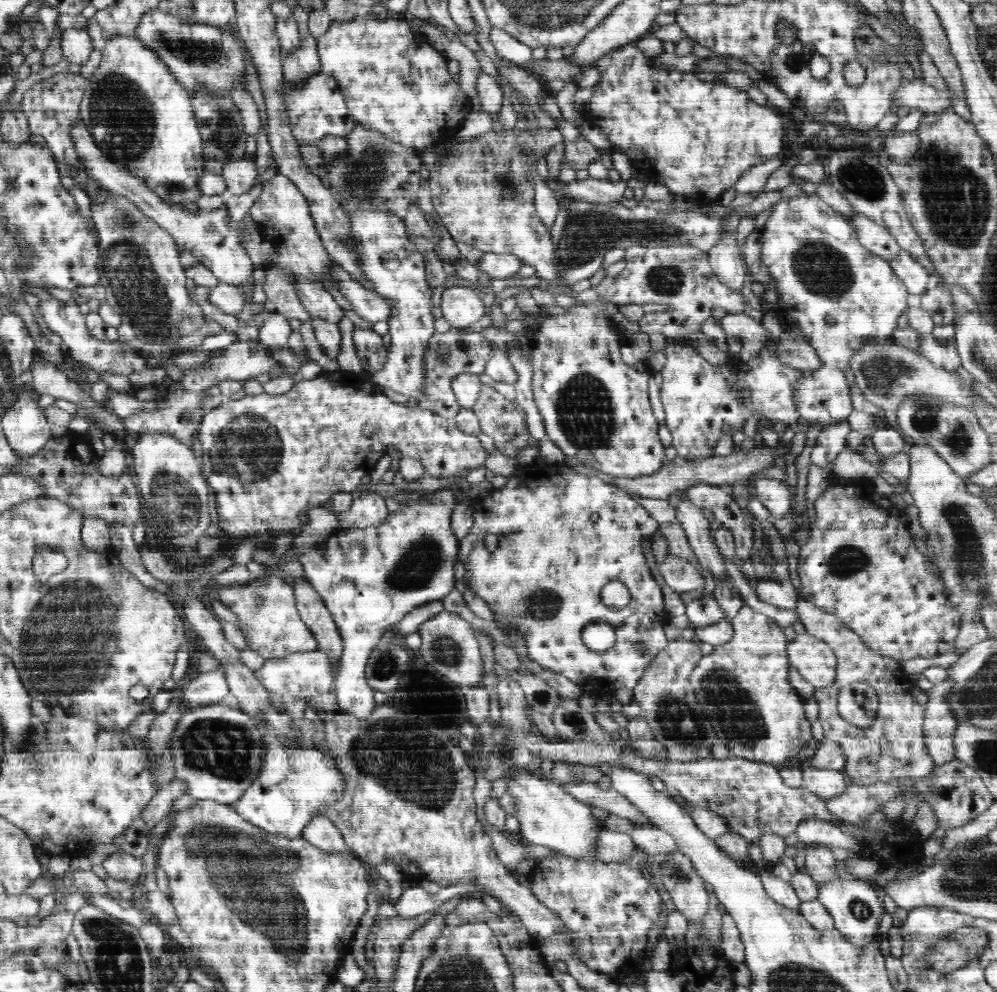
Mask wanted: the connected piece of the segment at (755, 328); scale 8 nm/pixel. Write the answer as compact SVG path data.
M728 313L720 318L720 327L728 336L741 338L741 352L745 361L752 360L759 354L766 343L767 332L760 321L744 314Z

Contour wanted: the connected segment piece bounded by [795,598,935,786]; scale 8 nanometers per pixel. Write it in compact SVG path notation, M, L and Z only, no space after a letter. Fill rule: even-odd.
M798 598L797 618L808 634L828 643L837 658L836 678L833 684L815 690L813 696L820 709L819 720L824 729L824 739L840 745L845 765L842 771L856 786L870 786L892 781L915 781L928 776L935 767L928 756L924 741L924 720L929 700L918 700L910 692L916 685L912 682L898 661L872 652L860 637L846 628L836 615L824 612L807 600ZM866 682L874 688L879 698L876 720L871 726L856 727L840 717L837 710L837 696L844 686Z

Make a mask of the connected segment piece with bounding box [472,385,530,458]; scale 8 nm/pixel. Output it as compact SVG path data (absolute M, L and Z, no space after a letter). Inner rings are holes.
M483 386L473 411L479 418L481 432L493 438L498 452L516 458L520 450L530 446L526 419L521 412L491 386Z

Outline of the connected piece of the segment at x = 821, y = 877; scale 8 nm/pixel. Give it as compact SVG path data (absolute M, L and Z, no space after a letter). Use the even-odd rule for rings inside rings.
M807 845L805 852L806 872L819 886L826 881L838 879L835 871L837 860L832 855L832 849L824 845Z

